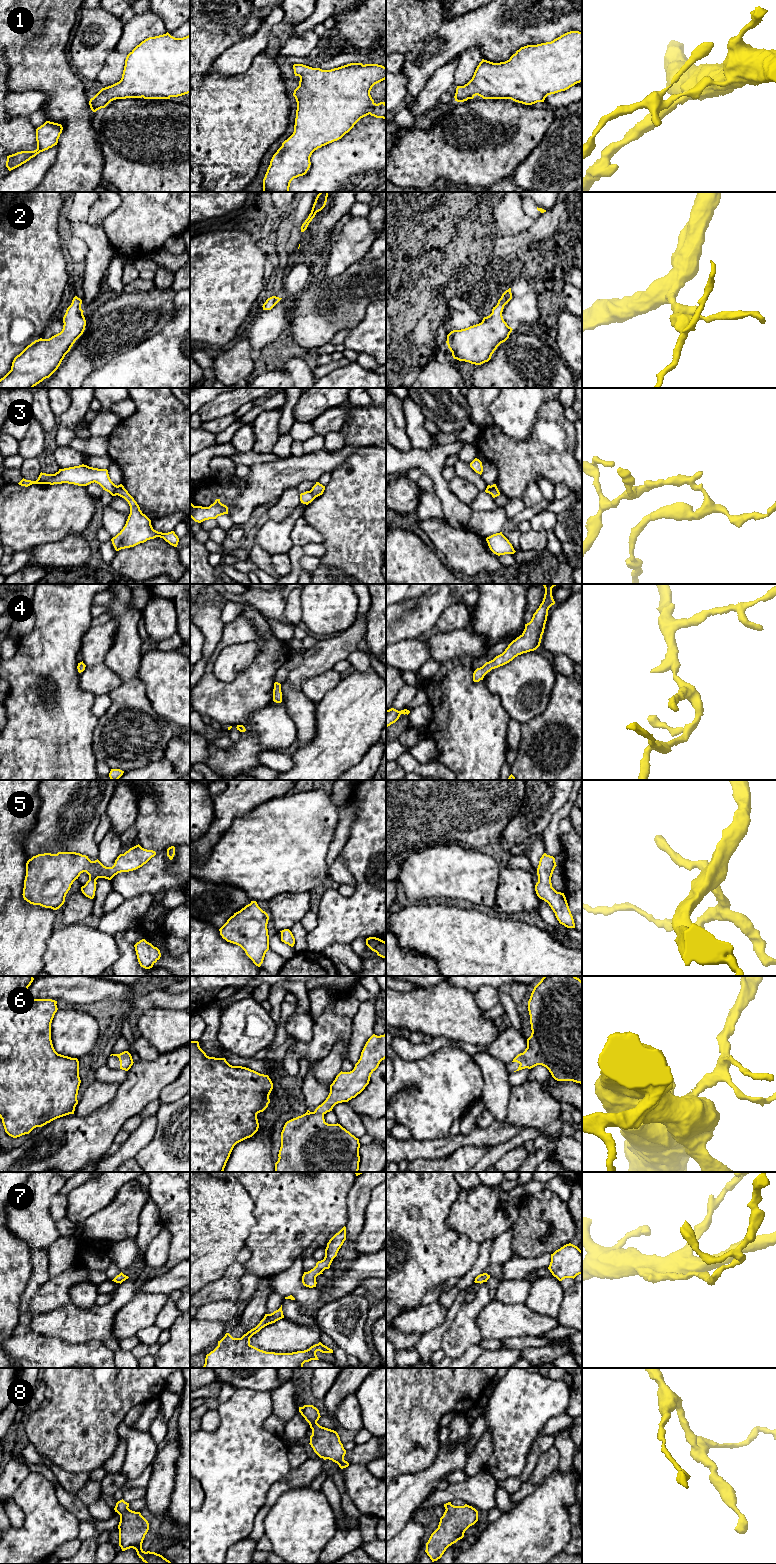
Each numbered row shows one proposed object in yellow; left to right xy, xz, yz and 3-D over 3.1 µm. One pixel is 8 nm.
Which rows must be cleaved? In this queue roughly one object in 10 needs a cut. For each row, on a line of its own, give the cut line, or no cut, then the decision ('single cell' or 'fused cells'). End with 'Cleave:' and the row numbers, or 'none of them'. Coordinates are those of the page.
1: no cut | single cell
2: no cut | single cell
3: xy (116, 486), (118, 494) | fused cells
4: no cut | single cell
5: no cut | single cell
6: no cut | single cell
7: no cut | single cell
8: no cut | single cell
Cleave: 3

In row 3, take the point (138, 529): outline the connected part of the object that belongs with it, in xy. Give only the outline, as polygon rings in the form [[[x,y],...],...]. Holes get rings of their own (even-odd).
[[[122,484],[117,486],[117,494],[128,502],[130,514],[123,529],[111,539],[116,551],[134,547],[156,537],[163,538],[170,545],[177,547],[179,538],[175,532],[162,533],[154,530],[151,520],[142,513],[137,502]]]

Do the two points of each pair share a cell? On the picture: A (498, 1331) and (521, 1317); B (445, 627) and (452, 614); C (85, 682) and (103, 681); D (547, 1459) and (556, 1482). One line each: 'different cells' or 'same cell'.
A: same cell
B: same cell
C: same cell
D: different cells

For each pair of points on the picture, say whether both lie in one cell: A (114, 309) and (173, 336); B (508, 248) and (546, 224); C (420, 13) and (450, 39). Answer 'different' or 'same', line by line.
A: different
B: same
C: different

